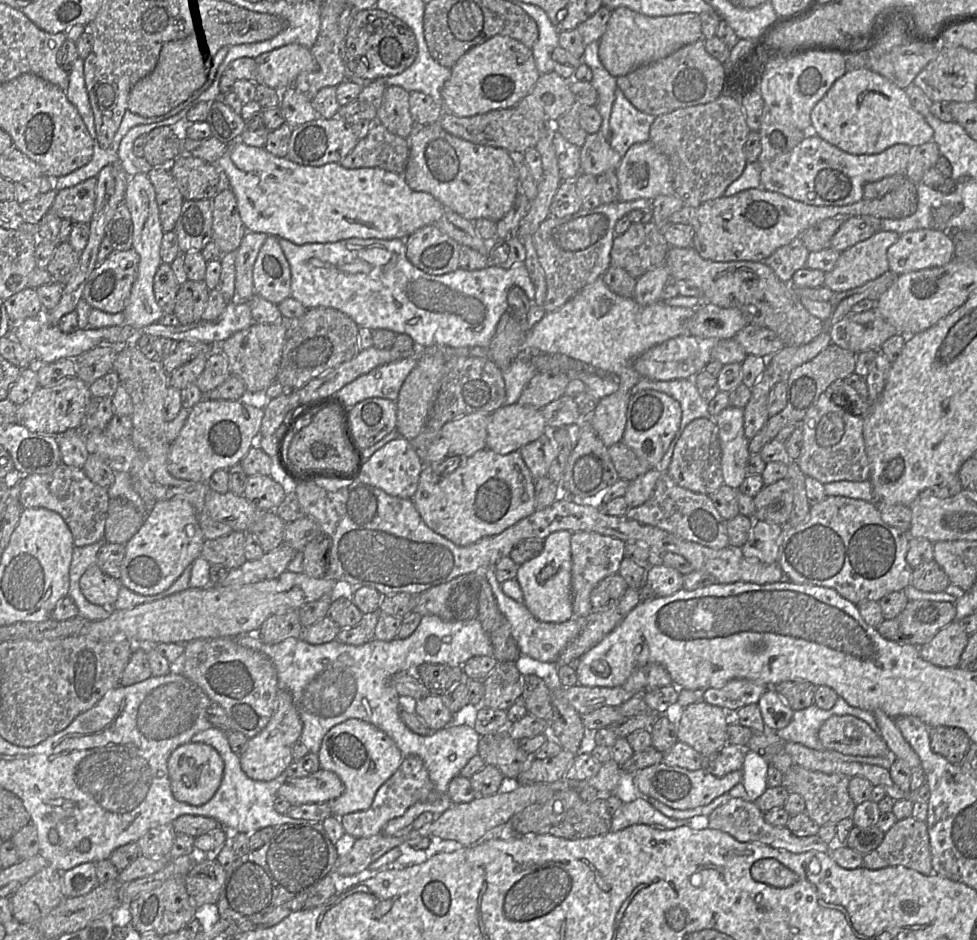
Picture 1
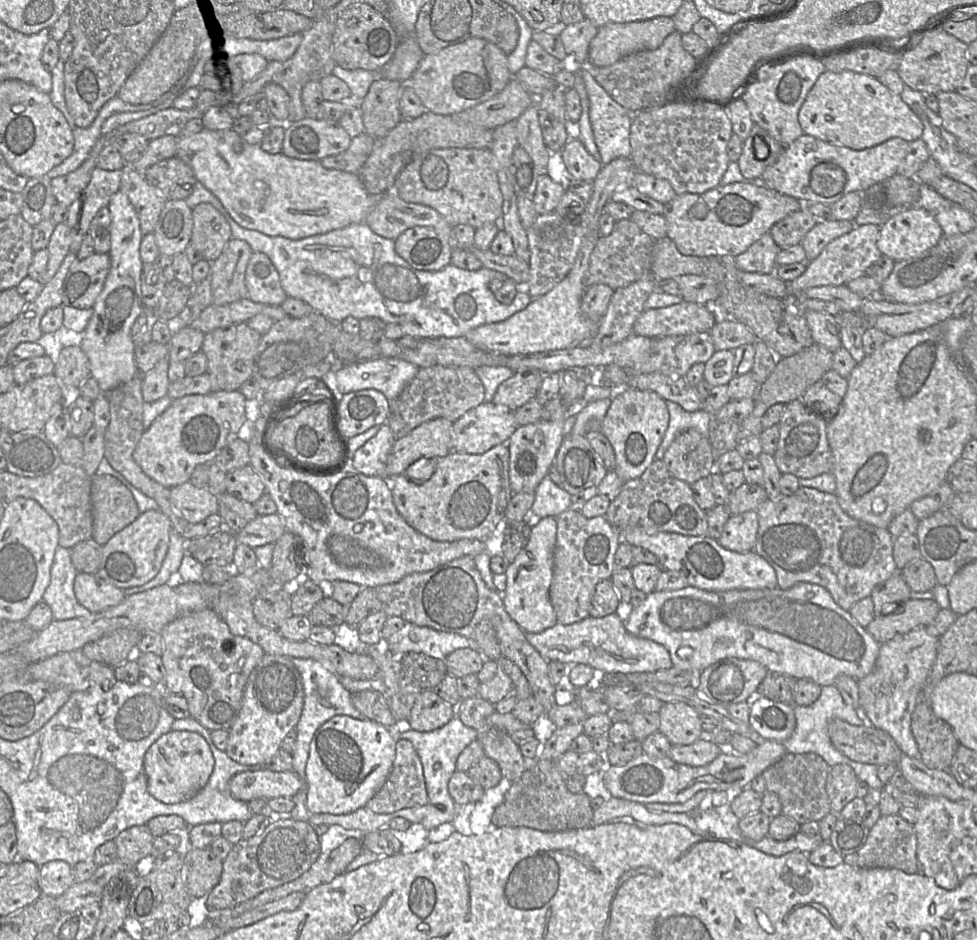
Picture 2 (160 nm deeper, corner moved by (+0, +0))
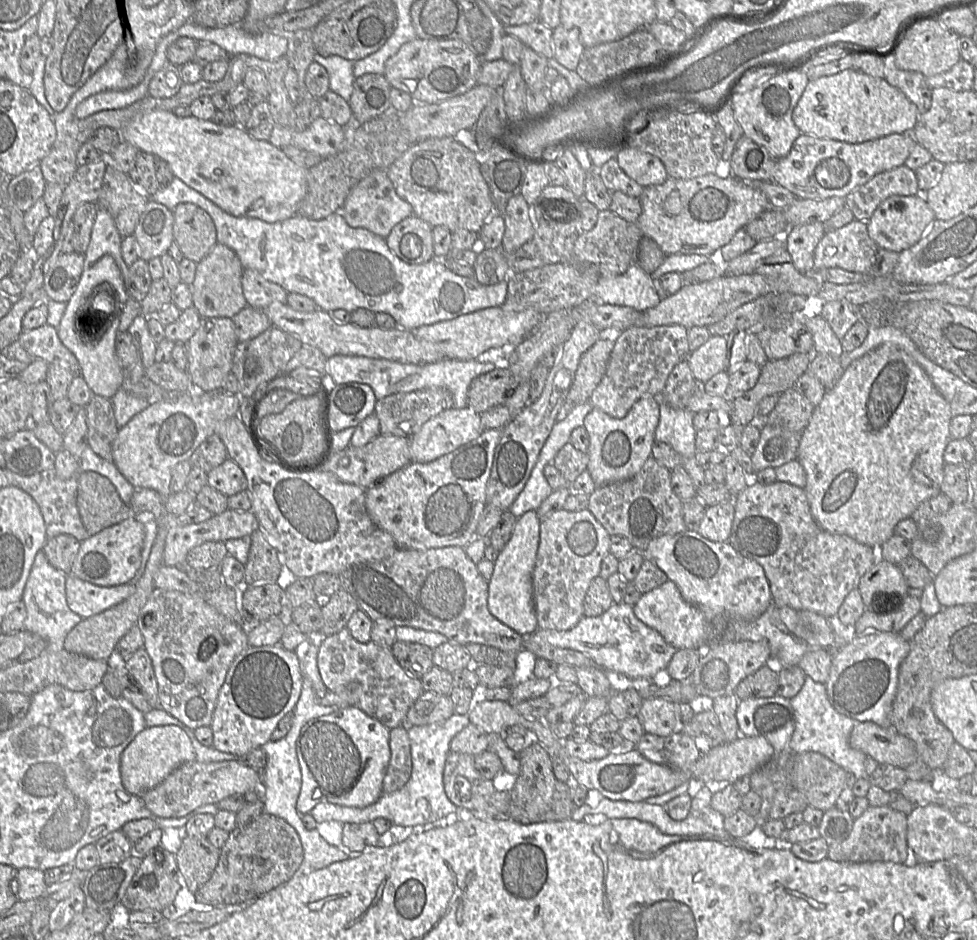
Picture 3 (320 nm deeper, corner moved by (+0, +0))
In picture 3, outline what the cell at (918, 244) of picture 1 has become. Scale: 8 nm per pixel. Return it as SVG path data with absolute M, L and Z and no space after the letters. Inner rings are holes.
M922 193L911 196L893 195L879 204L867 221L868 233L879 248L901 253L918 243L935 220Z

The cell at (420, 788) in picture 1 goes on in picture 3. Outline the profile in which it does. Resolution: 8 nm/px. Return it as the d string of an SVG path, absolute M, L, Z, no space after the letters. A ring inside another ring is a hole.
M407 725L390 730L389 745L391 758L383 781L383 794L400 790L411 777L412 756Z

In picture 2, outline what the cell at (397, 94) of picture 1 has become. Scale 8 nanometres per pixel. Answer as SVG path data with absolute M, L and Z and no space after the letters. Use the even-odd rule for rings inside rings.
M375 80L362 100L360 110L364 132L374 138L384 137L402 119L399 98L403 83L396 80Z

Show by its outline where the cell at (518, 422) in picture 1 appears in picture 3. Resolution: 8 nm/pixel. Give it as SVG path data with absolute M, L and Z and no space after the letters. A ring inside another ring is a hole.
M466 406L444 410L430 418L419 431L410 437L409 447L412 462L431 462L476 439L484 430L480 413L472 408Z

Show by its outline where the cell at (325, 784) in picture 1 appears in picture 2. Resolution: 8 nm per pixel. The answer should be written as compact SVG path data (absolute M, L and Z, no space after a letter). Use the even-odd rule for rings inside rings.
M258 770L236 774L229 786L234 798L248 802L252 799L292 798L305 787L305 781L294 771Z

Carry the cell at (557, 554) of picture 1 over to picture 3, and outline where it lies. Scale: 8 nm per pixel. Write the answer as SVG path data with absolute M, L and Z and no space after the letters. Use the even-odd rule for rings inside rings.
M534 510L518 517L510 540L493 562L494 570L488 581L489 611L521 635L531 634L538 629L532 597L532 574L540 540L540 521L541 518Z

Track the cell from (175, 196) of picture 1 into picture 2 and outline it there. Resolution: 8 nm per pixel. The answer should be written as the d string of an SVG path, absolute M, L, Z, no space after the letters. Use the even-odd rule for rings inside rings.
M126 165L121 170L120 191L125 193L133 205L140 222L140 229L143 236L153 233L159 215L166 203L166 199L158 192L158 190L150 185L142 176L141 172Z

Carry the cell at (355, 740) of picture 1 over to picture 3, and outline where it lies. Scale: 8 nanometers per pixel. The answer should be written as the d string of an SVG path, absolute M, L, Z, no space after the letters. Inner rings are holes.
M352 706L307 722L296 744L302 774L297 811L308 814L320 803L364 808L378 801L391 758L389 738L389 728Z

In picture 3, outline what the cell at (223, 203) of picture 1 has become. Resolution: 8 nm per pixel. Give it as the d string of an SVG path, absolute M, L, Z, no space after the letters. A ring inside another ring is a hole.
M191 203L179 204L172 212L174 242L184 258L198 264L217 244L214 222L207 212Z

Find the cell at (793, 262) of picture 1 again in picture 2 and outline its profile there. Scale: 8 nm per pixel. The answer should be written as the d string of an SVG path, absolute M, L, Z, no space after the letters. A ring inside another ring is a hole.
M767 233L754 242L744 253L733 259L735 266L742 271L761 274L774 274L776 257L781 248Z

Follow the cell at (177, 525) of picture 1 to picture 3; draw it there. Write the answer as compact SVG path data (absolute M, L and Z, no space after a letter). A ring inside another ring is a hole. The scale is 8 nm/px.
M136 518L126 519L81 541L77 556L67 575L100 586L115 586L134 579L142 562L145 526Z

